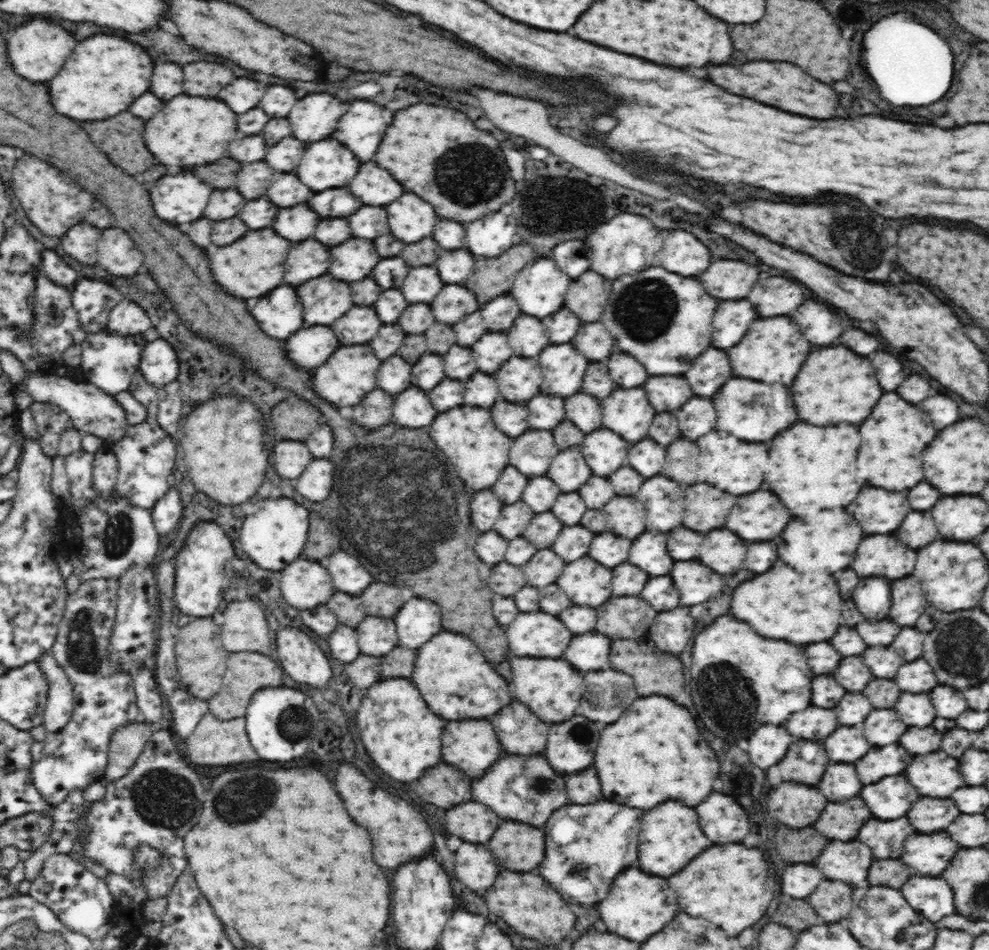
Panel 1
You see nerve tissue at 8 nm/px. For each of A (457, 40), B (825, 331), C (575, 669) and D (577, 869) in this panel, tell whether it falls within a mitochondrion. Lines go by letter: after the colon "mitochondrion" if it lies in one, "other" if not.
A: other
B: other
C: other
D: mitochondrion

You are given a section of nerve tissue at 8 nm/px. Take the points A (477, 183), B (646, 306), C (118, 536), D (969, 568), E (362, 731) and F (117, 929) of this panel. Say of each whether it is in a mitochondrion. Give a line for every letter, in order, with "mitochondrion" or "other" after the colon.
A: mitochondrion
B: mitochondrion
C: mitochondrion
D: other
E: other
F: other

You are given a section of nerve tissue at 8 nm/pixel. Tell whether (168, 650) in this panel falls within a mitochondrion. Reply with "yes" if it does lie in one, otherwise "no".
no

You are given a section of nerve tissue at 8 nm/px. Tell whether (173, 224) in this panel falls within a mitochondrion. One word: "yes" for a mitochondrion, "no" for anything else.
no

